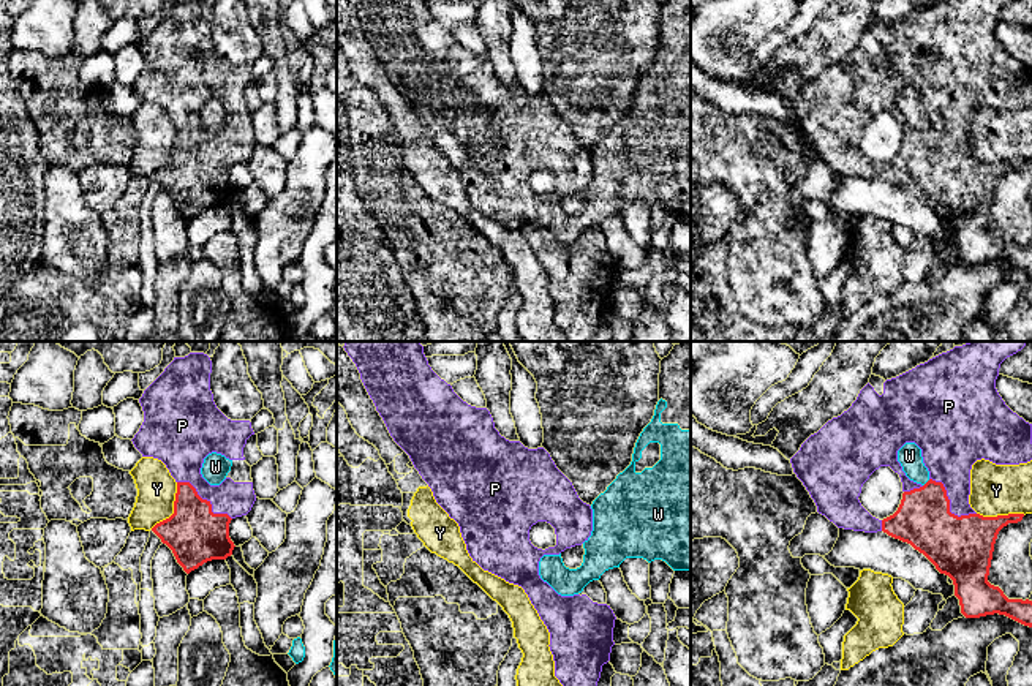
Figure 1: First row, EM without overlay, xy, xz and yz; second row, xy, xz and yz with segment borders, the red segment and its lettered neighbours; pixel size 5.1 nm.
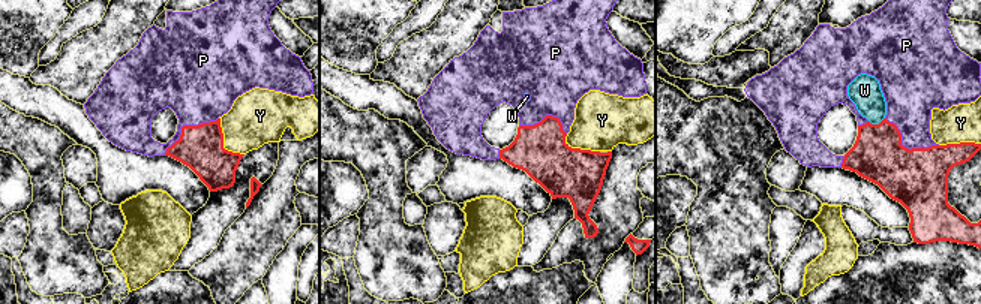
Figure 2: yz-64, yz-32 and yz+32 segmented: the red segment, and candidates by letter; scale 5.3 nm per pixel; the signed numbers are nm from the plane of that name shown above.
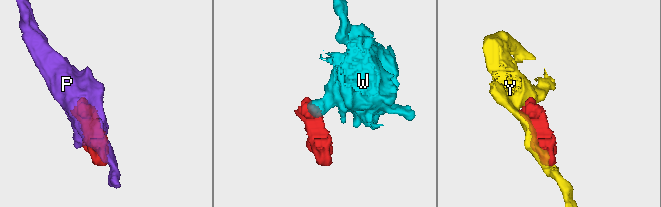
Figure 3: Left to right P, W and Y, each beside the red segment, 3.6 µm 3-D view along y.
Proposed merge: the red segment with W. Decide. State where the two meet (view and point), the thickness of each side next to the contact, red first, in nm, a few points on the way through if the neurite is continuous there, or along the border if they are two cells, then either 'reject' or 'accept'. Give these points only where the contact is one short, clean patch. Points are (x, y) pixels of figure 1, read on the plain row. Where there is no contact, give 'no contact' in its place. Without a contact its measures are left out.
meets red in yz at (926, 128); 280 nm thick on the red side, 120 nm on the other; border along yz (930, 125), (923, 131); reject

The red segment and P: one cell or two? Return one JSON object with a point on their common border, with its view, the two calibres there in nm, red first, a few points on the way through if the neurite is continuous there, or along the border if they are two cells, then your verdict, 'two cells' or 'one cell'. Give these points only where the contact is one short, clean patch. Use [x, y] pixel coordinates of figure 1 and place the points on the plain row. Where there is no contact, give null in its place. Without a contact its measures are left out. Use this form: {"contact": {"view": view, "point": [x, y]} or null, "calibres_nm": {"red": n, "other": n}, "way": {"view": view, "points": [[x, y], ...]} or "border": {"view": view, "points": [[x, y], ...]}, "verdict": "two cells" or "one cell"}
{"contact": {"view": "yz", "point": [949, 150]}, "calibres_nm": {"red": 320, "other": 260}, "verdict": "one cell"}

